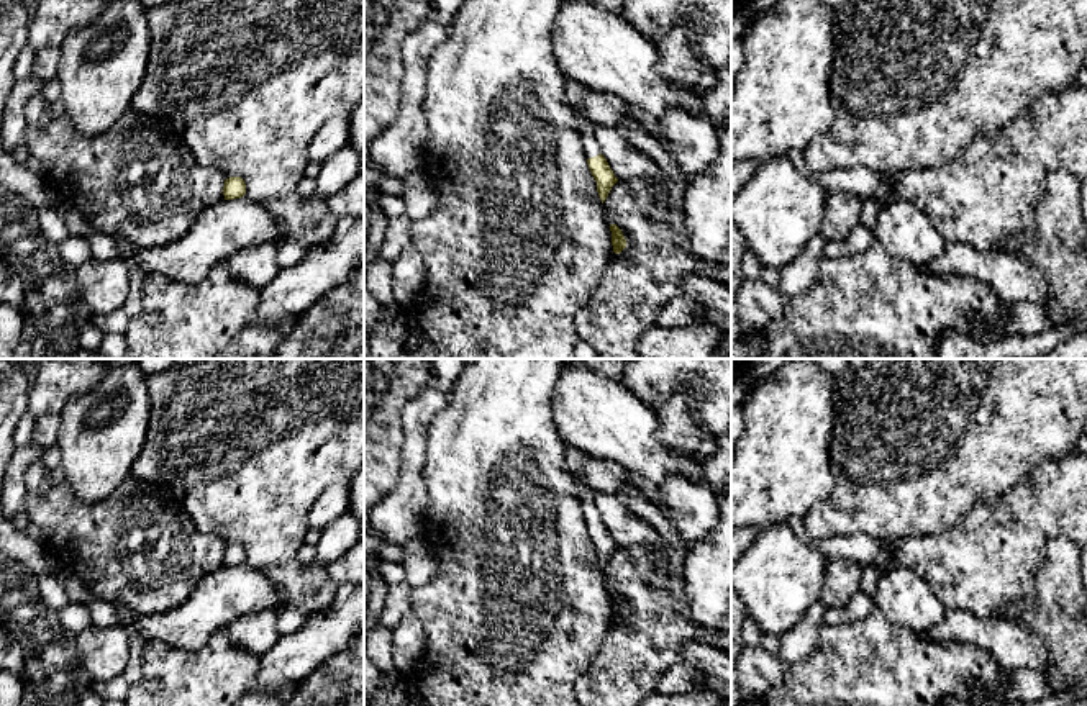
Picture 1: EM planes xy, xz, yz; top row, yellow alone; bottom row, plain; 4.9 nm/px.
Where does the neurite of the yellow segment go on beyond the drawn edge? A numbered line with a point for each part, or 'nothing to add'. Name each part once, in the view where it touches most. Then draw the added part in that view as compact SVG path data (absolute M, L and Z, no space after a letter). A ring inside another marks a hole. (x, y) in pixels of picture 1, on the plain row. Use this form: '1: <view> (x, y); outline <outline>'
1: xz (574, 457); outline M566 444L566 462L579 490L585 526L590 526L602 521L602 514L595 505L595 491L585 483L582 475L582 467L587 457L585 452Z

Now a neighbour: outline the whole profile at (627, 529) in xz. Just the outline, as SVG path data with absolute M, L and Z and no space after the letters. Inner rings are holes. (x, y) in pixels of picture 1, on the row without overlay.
M595 493L595 505L618 549L631 549L633 545L651 549L661 539L656 527L633 514L618 495Z

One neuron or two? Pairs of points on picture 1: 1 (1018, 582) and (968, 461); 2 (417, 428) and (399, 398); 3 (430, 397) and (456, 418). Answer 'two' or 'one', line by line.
1: two
2: two
3: two

